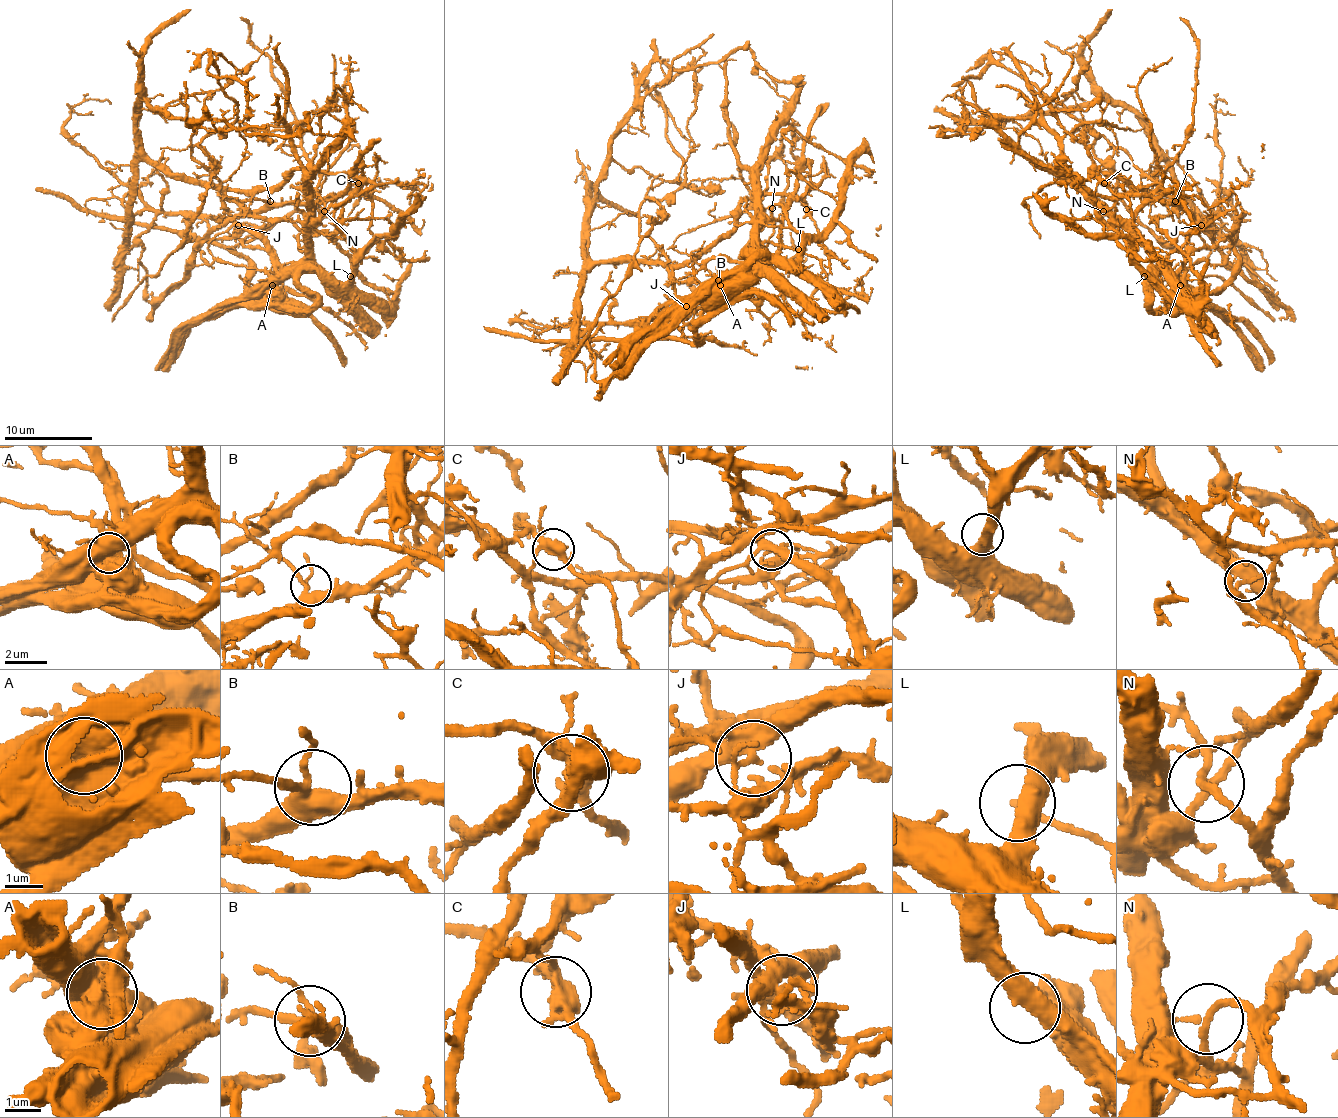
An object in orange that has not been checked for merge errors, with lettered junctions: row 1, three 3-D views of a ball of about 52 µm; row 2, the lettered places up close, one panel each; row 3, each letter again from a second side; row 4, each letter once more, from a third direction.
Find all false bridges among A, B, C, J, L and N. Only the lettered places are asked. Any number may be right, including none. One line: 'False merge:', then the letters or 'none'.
False merge: A, C, J, N

